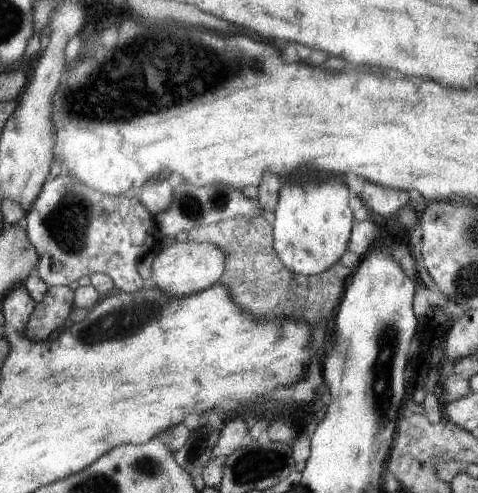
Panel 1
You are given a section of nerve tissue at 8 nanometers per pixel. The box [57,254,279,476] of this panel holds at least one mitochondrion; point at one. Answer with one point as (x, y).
(129, 318)

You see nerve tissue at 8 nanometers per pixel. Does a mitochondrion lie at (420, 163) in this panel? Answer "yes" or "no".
no

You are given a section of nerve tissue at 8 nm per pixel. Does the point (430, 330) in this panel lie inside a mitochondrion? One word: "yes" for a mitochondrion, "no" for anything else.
no

